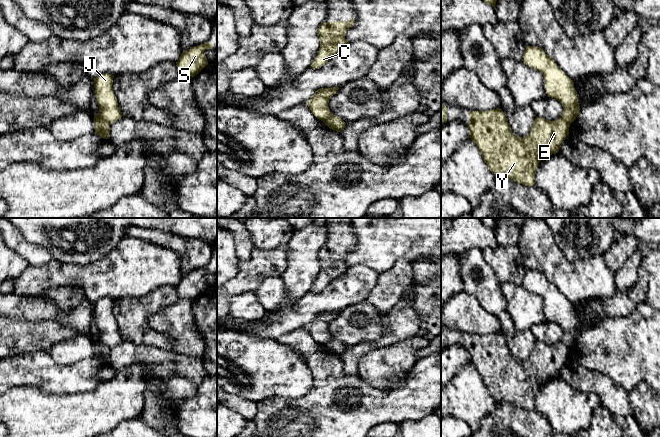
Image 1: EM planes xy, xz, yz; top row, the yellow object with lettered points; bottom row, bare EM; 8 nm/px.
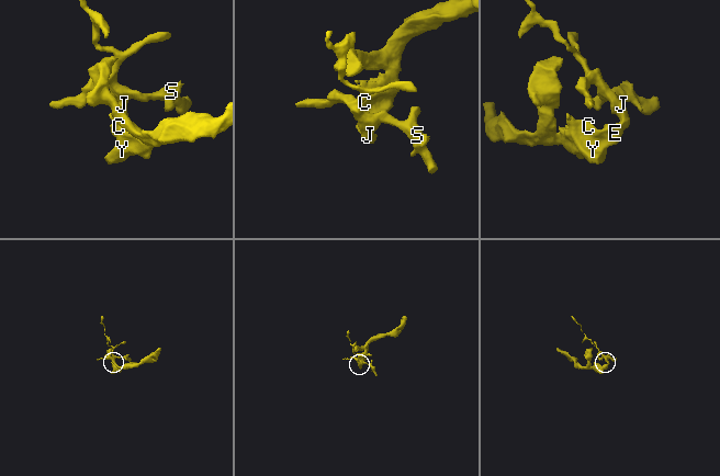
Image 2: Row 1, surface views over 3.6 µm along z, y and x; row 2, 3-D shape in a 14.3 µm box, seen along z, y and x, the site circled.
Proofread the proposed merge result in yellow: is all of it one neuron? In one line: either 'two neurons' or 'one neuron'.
two neurons

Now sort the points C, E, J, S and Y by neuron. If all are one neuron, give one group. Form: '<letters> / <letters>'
C E Y / J S

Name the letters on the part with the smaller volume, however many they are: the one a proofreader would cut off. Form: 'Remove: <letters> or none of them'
Remove: J, S

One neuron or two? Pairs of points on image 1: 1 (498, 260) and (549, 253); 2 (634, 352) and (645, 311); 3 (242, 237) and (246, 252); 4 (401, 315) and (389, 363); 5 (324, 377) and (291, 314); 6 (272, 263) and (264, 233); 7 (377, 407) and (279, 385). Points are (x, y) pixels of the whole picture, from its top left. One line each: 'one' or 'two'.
1: two
2: one
3: one
4: two
5: two
6: two
7: two

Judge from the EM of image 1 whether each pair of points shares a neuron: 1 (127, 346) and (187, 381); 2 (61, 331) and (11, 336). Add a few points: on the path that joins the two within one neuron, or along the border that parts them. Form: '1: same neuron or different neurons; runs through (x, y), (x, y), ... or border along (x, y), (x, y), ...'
1: same neuron; runs through (142, 355), (159, 360), (172, 370)
2: same neuron; runs through (49, 332), (43, 335), (23, 336)

